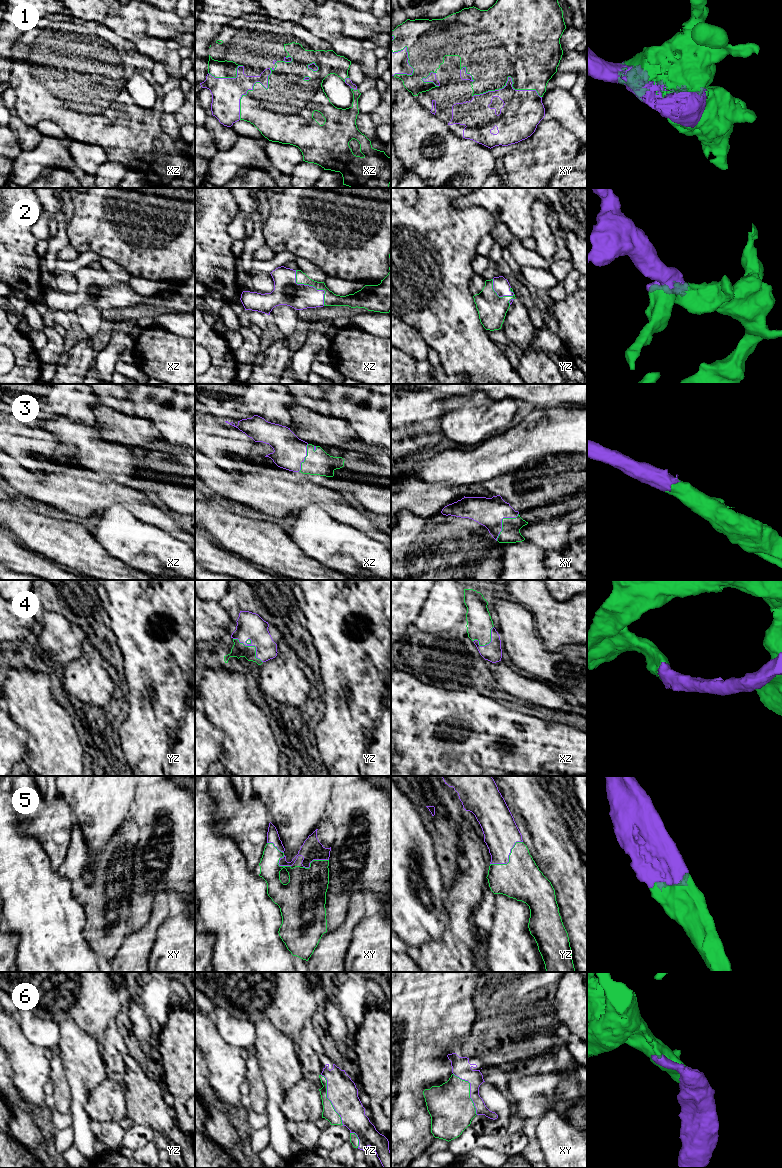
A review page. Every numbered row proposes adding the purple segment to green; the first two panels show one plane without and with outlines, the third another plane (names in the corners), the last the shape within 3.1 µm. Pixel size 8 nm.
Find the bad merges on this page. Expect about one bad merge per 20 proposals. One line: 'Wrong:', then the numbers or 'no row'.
Wrong: no row

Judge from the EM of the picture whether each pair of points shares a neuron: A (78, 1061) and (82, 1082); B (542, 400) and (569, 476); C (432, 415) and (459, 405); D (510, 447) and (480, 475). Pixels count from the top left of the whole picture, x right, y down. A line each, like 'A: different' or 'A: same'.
A: same
B: different
C: different
D: same

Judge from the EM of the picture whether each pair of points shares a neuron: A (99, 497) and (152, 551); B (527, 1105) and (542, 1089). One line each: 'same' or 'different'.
A: different
B: same

